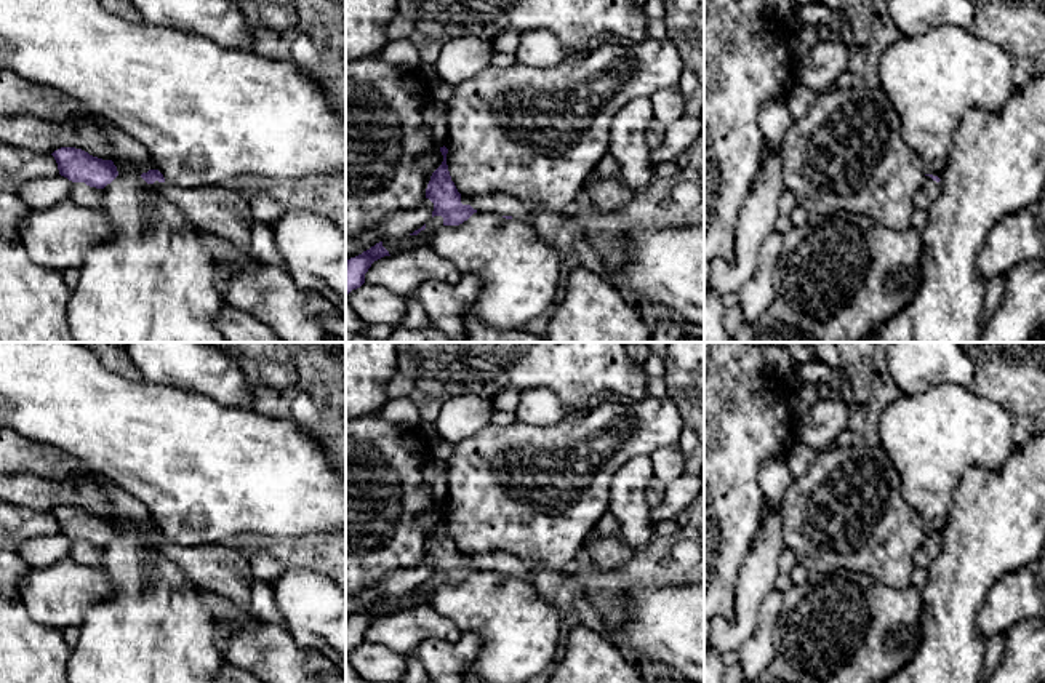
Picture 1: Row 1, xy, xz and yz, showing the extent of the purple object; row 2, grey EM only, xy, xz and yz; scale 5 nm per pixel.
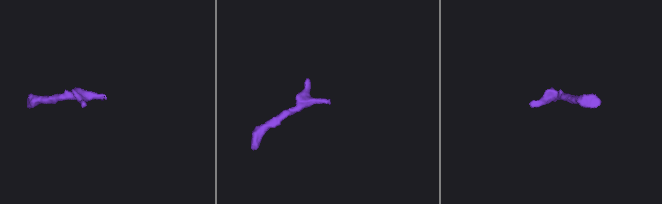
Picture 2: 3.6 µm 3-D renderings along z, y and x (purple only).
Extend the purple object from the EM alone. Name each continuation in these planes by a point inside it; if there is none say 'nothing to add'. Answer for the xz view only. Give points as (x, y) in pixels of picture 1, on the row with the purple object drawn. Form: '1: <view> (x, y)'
1: xz (504, 205)

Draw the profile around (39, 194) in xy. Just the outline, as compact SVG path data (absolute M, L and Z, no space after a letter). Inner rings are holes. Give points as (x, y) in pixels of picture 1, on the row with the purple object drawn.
M58 174L43 179L34 179L19 189L19 197L32 210L45 210L70 200L72 181Z

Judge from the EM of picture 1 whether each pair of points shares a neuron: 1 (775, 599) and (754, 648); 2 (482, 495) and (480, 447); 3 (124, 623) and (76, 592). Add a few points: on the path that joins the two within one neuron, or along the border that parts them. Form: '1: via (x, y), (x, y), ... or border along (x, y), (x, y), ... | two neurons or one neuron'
1: via (768, 611), (764, 635) | one neuron
2: via (482, 483), (482, 458) | one neuron
3: border along (100, 568), (114, 595), (93, 605), (79, 624) | two neurons

